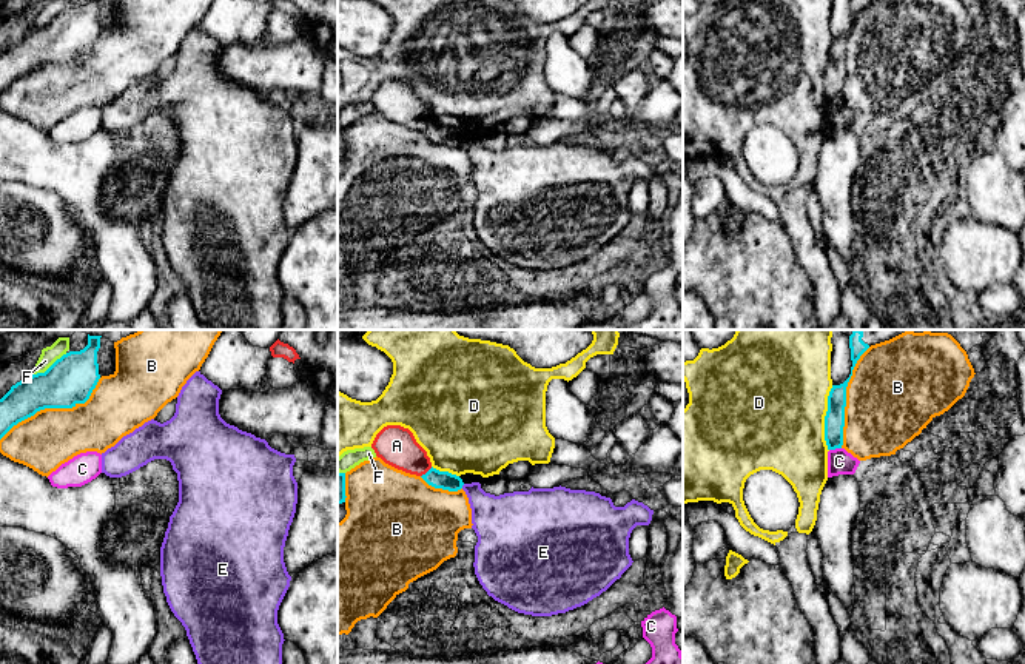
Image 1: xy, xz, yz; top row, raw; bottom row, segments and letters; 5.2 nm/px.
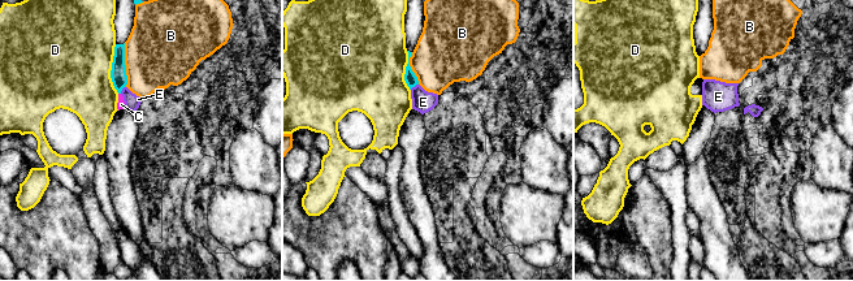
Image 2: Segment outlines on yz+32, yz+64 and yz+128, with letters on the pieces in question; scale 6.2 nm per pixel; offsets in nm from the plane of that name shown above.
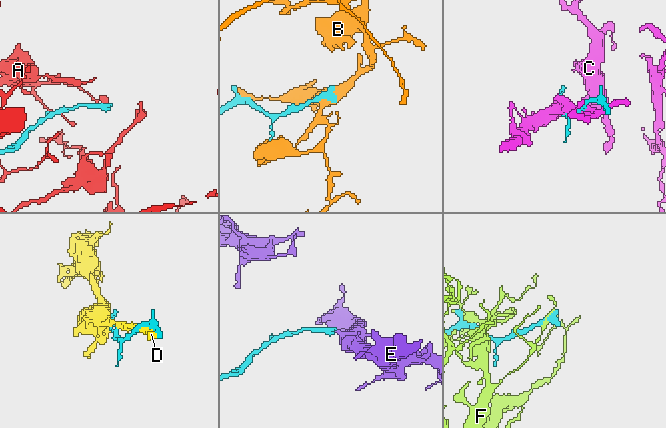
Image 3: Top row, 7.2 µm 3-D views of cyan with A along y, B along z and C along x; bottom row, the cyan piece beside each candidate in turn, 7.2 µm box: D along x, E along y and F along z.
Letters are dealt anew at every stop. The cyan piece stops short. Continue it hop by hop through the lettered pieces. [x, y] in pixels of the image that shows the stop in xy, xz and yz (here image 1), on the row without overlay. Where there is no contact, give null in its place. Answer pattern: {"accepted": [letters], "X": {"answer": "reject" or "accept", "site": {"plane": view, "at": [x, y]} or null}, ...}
{"accepted": [], "A": {"answer": "reject", "site": {"plane": "xz", "at": [427, 127]}}, "B": {"answer": "reject", "site": {"plane": "xy", "at": [54, 62]}}, "C": {"answer": "reject", "site": {"plane": "yz", "at": [834, 103]}}, "D": {"answer": "reject", "site": {"plane": "yz", "at": [825, 73]}}, "E": {"answer": "reject", "site": {"plane": "xz", "at": [463, 139]}}, "F": {"answer": "reject", "site": {"plane": "xy", "at": [45, 26]}}}

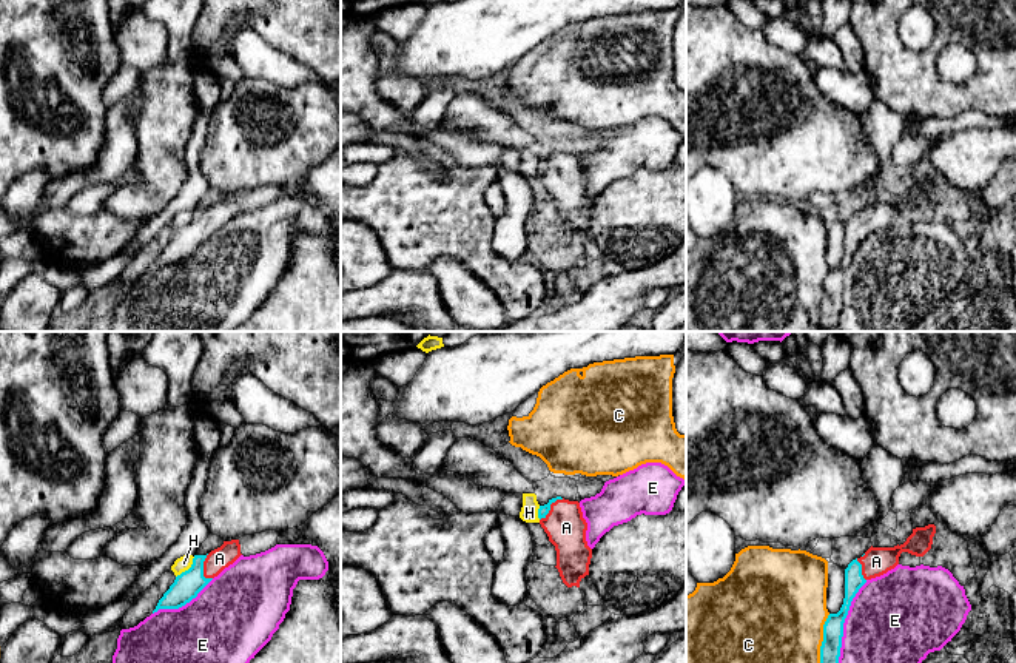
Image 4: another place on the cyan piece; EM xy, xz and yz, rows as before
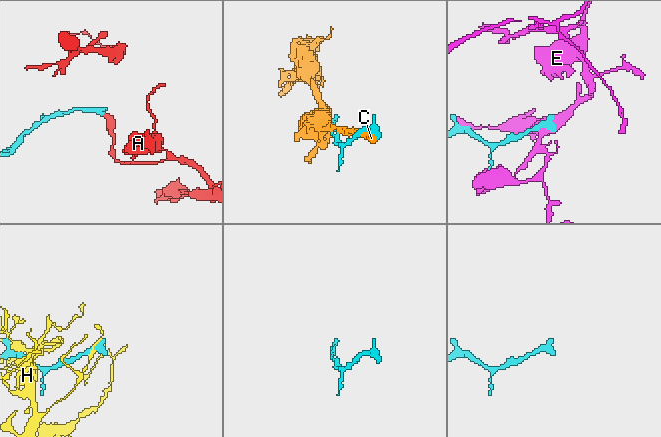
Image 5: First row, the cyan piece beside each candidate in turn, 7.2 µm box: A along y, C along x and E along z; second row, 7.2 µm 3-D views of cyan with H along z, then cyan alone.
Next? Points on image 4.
{"accepted": ["A"], "A": {"answer": "accept", "site": {"plane": "xy", "at": [202, 221]}}, "C": {"answer": "reject", "site": {"plane": "yz", "at": [822, 299]}}, "E": {"answer": "reject", "site": {"plane": "yz", "at": [842, 282]}}, "H": {"answer": "reject", "site": {"plane": "xy", "at": [188, 224]}}}

